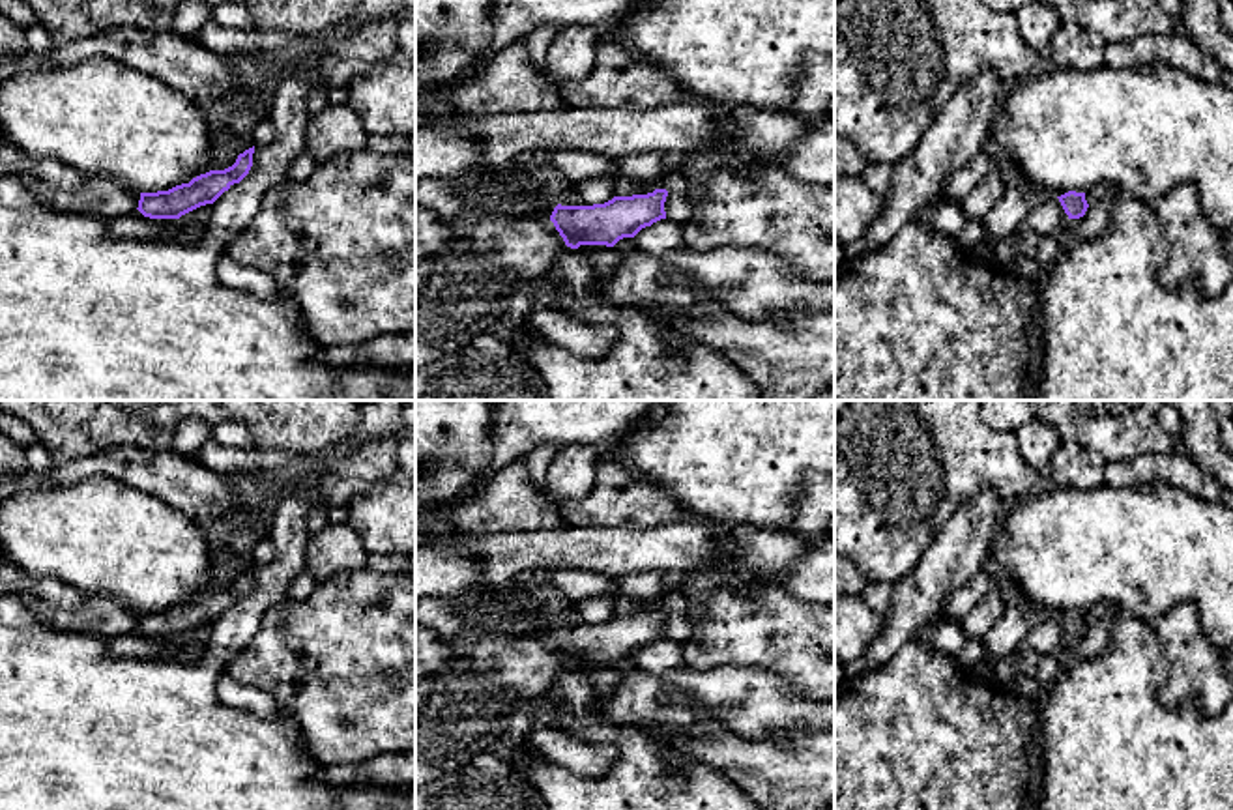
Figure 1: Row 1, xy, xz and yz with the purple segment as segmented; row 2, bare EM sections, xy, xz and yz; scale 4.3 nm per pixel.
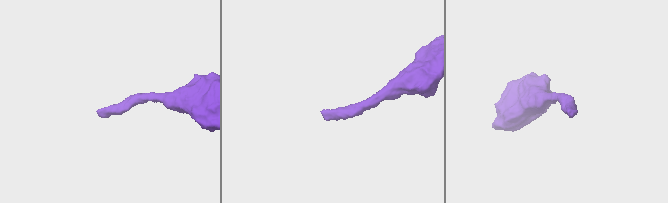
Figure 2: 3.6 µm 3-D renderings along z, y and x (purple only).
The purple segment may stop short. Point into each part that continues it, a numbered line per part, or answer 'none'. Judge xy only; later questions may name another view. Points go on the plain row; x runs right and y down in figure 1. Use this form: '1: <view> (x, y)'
1: xy (58, 607)

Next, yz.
1: yz (1101, 612)

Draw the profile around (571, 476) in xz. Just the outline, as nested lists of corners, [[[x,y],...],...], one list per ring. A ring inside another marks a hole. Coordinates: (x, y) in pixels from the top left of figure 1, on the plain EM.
[[[563,445],[546,471],[548,492],[558,505],[586,498],[597,481],[601,453],[597,445]]]

